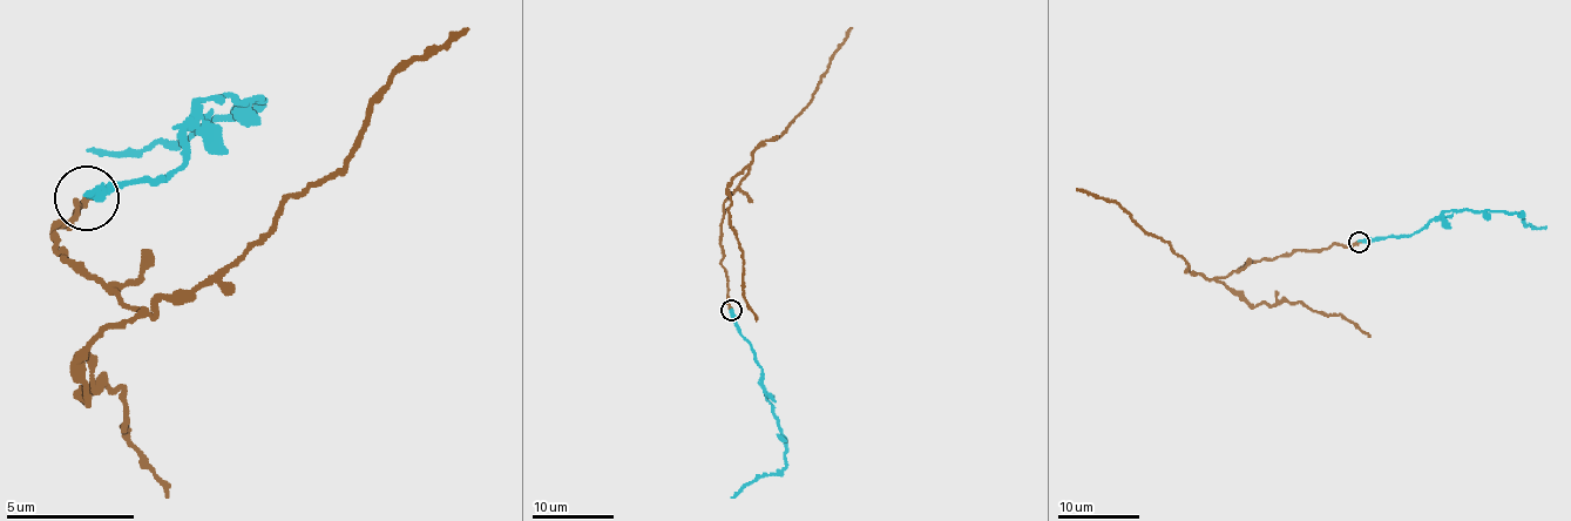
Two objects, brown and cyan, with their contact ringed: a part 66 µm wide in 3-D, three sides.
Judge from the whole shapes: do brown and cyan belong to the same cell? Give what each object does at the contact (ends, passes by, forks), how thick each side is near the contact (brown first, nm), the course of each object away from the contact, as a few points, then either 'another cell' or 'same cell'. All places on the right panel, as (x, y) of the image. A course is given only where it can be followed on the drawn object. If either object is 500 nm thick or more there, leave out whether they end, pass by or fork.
brown ends | cyan ends | 260/320 nm | brown via (1358, 242), (1295, 250), (1205, 278), (1116, 203), (1077, 189) | cyan via (1358, 242), (1412, 236), (1434, 220), (1468, 209), (1515, 212), (1527, 225), (1545, 228) | another cell

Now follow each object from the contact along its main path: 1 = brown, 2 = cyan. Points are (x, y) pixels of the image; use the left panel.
1: (85, 196), (53, 229), (72, 261), (143, 312), (188, 299), (336, 170), (400, 68), (471, 29)
2: (85, 196), (149, 183), (181, 164), (188, 126), (227, 94), (258, 100), (258, 107), (168, 146), (85, 151)

